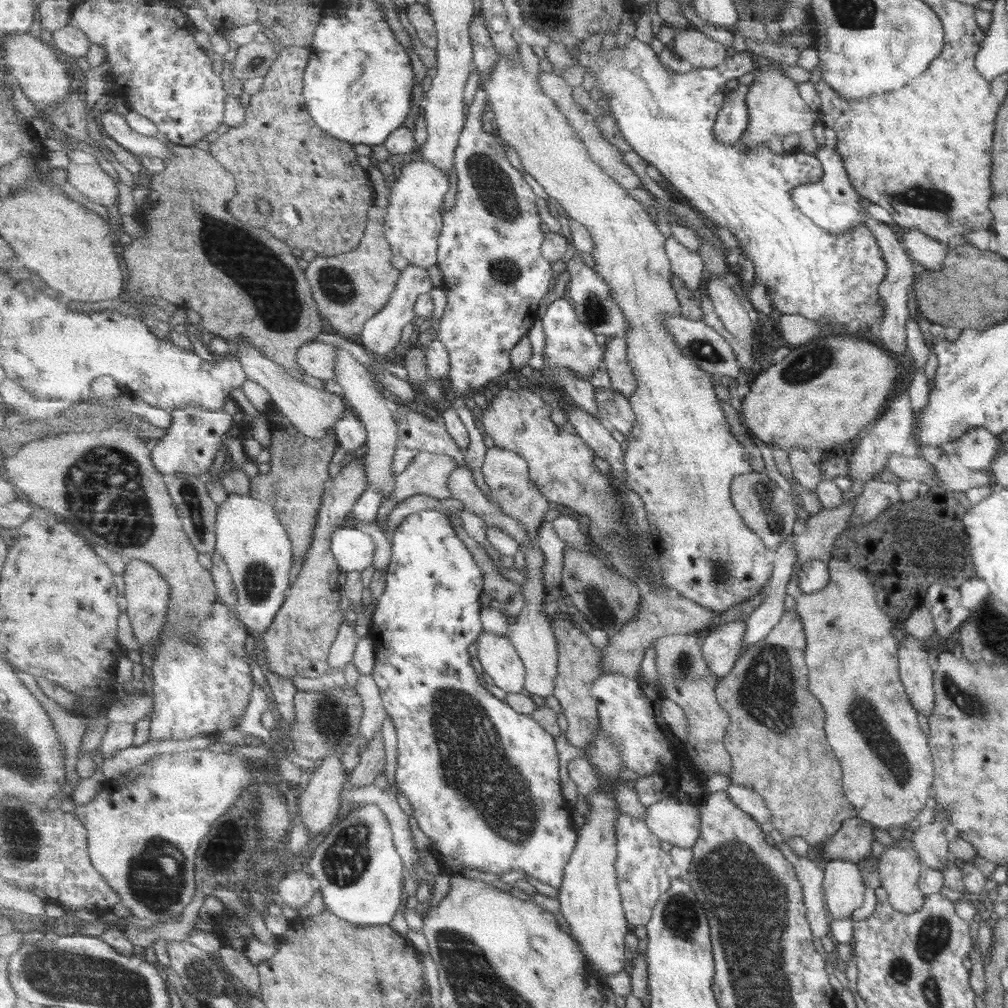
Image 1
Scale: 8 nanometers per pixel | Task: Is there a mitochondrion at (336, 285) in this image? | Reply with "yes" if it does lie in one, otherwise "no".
yes

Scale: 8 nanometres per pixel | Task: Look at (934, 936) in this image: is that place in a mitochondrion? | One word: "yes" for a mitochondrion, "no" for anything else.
yes

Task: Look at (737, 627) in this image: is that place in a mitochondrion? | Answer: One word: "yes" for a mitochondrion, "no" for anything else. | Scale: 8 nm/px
no

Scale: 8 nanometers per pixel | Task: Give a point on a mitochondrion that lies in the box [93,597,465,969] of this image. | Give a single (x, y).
(157, 879)

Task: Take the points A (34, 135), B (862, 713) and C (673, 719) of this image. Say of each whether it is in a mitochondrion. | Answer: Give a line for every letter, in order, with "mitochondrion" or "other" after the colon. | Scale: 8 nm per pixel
A: other
B: mitochondrion
C: other

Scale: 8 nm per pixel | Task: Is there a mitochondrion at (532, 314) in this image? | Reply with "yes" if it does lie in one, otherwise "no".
no

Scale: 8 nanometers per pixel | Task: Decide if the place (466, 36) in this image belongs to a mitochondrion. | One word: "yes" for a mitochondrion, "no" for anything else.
no

